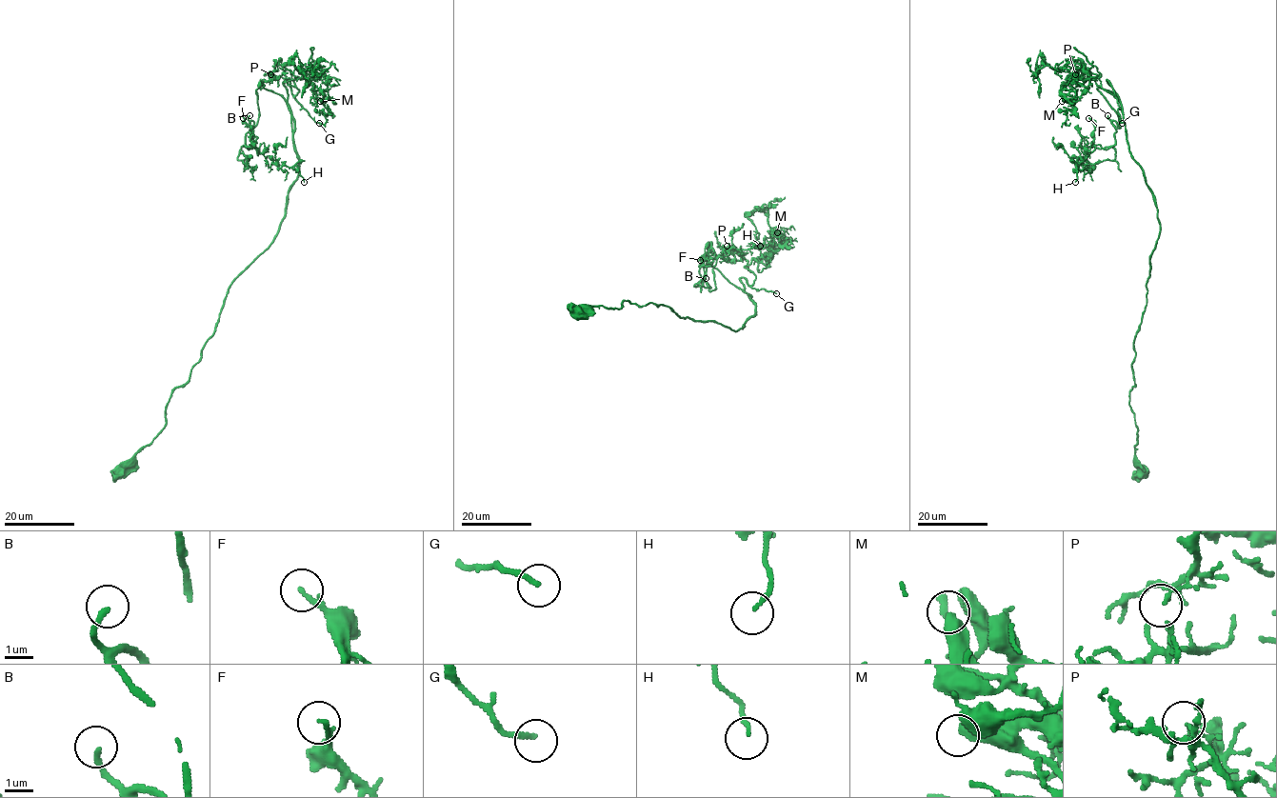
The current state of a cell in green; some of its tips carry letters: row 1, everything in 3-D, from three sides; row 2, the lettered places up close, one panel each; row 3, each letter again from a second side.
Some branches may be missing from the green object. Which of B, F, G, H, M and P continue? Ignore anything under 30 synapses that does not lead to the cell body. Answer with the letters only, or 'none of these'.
B, G

